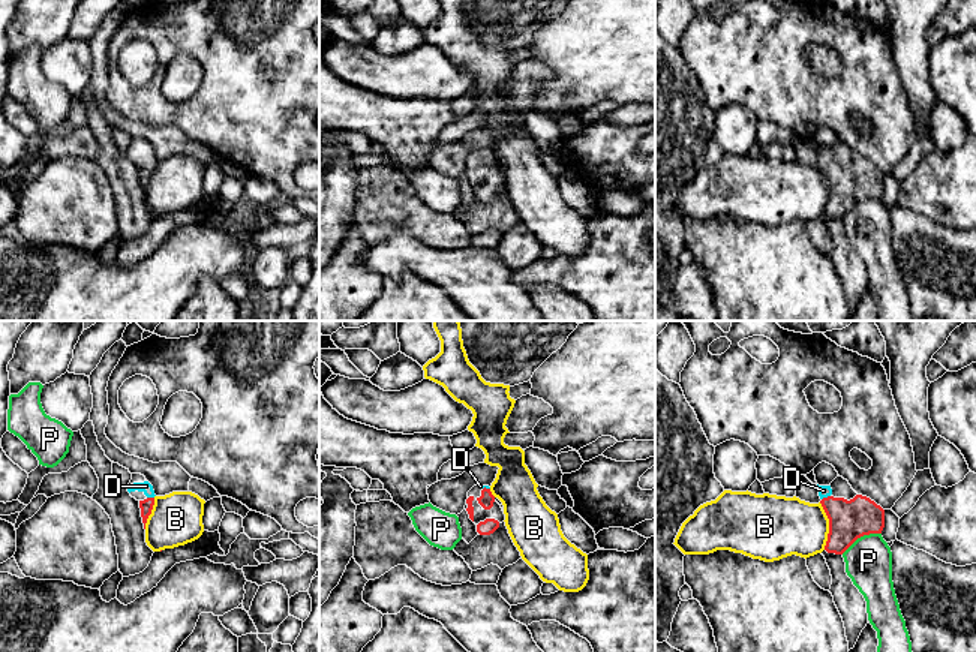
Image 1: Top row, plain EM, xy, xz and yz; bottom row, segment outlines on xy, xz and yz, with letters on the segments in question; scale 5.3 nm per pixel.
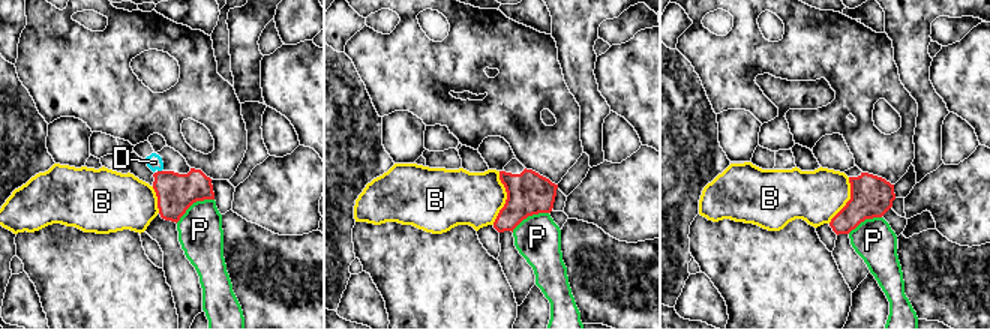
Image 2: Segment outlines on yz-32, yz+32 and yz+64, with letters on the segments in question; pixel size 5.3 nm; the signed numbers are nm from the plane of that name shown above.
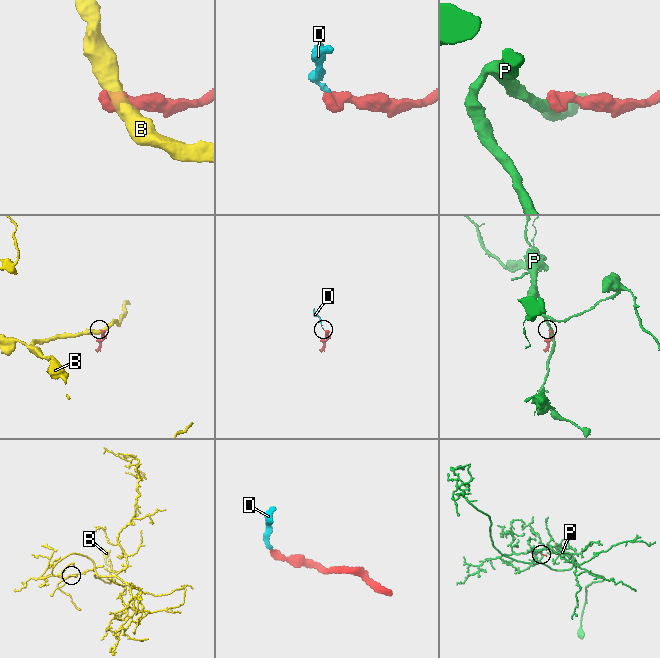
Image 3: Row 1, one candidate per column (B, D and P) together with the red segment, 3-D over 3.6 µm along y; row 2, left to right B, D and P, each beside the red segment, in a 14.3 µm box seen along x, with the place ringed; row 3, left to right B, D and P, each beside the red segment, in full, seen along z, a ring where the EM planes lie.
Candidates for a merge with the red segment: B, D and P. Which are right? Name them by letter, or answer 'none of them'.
D

